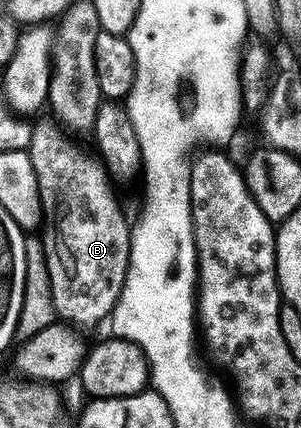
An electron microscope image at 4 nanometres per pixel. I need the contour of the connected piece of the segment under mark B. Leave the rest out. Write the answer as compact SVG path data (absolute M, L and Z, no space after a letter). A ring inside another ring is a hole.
M53 122L33 126L27 151L42 191L57 189L57 198L61 201L61 242L73 261L73 271L66 276L65 286L54 285L53 303L58 319L93 326L112 315L113 306L121 295L129 267L131 226L125 223L125 214L113 195L114 183L100 157L76 146L64 134L66 131Z

